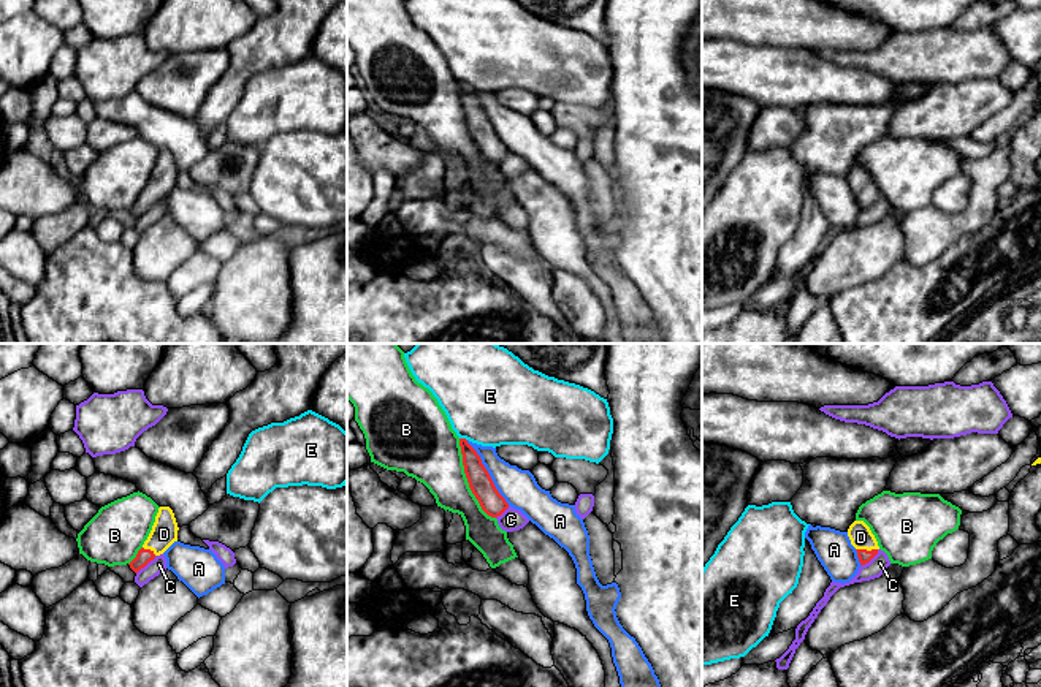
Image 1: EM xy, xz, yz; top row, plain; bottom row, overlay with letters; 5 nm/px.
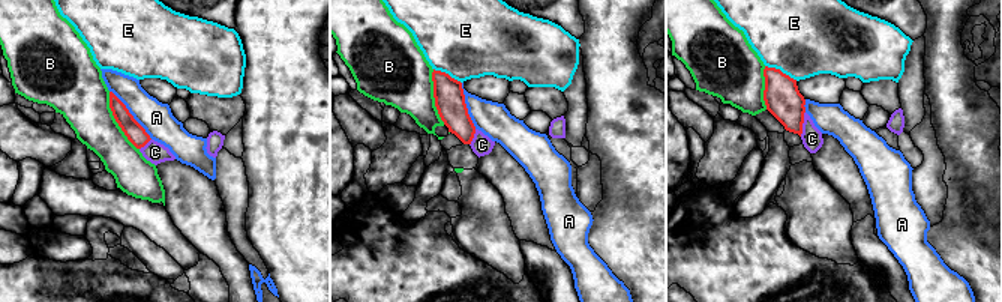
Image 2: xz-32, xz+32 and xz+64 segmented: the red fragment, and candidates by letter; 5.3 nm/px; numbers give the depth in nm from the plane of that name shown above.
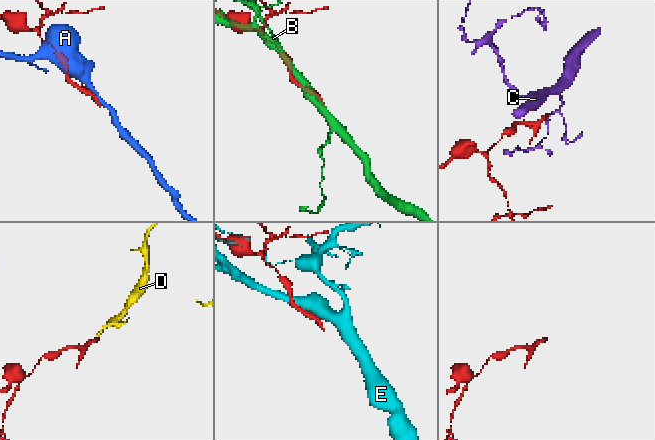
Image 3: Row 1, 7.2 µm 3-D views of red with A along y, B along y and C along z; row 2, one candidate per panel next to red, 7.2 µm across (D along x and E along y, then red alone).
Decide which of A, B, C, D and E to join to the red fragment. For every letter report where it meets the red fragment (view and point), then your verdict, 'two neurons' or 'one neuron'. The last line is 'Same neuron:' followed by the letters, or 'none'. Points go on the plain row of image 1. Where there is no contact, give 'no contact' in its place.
A: xz (488, 119) | two neurons
B: xz (468, 125) | two neurons
C: xy (146, 209) | two neurons
D: yz (865, 195) | one neuron
E: xz (463, 84) | two neurons
Same neuron: D

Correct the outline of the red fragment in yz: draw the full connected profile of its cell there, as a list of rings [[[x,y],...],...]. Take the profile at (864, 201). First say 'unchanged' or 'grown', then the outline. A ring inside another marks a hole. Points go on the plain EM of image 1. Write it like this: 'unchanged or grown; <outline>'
grown; [[[854,166],[848,174],[848,182],[857,196],[860,211],[868,209],[878,199],[878,187],[864,166]]]

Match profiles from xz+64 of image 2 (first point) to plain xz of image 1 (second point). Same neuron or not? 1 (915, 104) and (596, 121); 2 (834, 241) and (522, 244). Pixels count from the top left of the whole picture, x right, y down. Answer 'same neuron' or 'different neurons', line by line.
1: different neurons
2: different neurons

